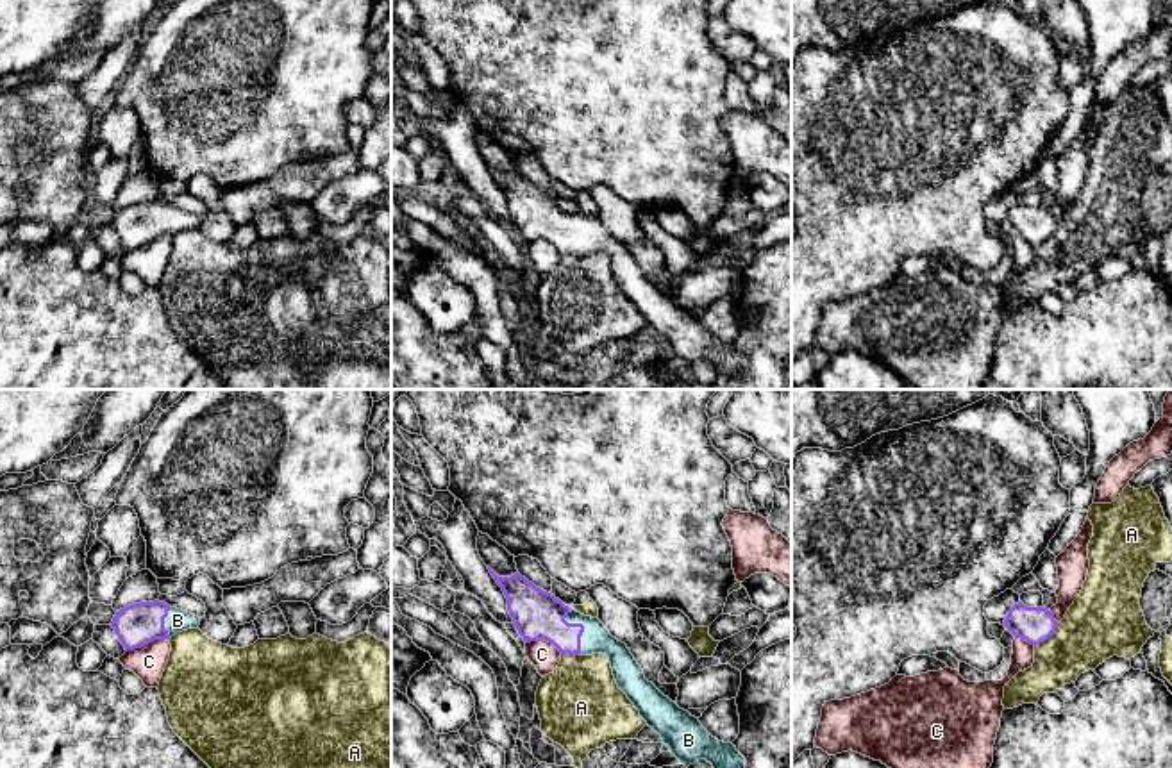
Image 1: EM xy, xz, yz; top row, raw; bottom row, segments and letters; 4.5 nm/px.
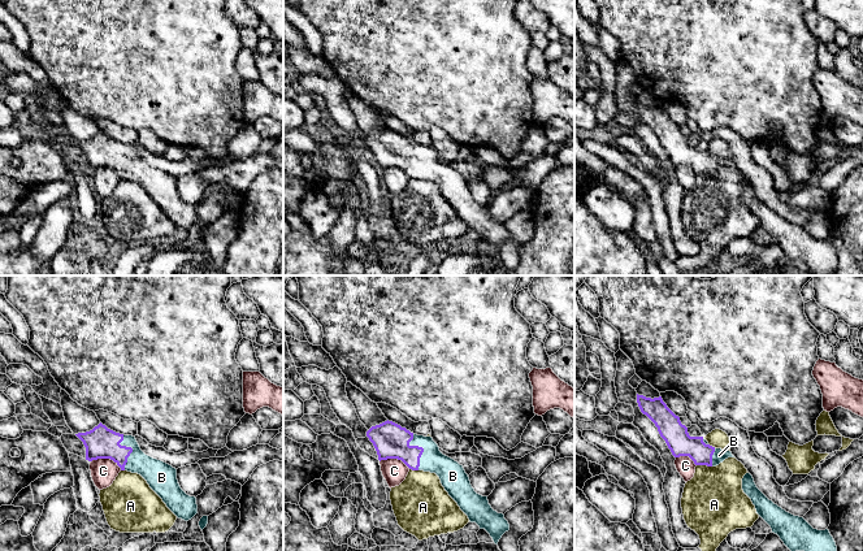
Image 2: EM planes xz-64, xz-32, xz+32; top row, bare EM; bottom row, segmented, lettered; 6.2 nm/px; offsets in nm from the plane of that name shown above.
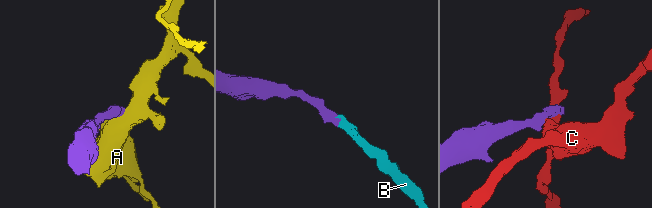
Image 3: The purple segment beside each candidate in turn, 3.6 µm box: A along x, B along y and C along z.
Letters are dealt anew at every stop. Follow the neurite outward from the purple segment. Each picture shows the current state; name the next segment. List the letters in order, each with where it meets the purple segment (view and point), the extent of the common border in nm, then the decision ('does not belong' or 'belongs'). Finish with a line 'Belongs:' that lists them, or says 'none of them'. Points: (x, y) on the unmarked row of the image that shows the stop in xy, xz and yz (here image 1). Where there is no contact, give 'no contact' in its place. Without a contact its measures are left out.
A: contact yz (1047, 238); length 150 nm; does not belong
B: contact xz (583, 225); length 220 nm; belongs
C: contact xy (147, 243); length 200 nm; does not belong
Belongs: B

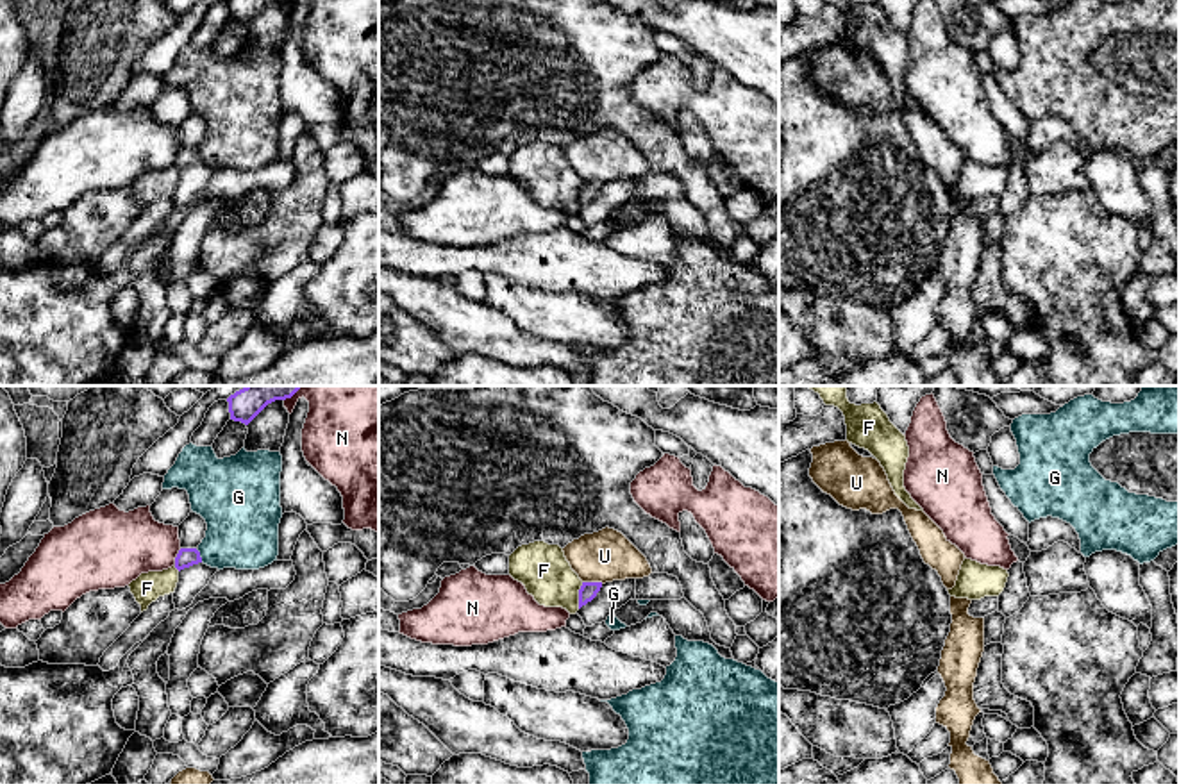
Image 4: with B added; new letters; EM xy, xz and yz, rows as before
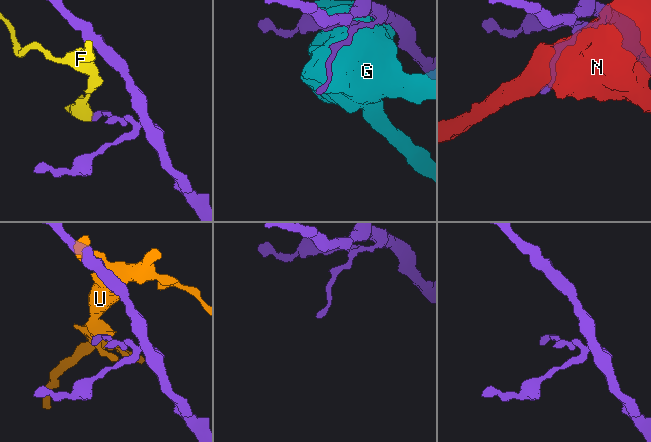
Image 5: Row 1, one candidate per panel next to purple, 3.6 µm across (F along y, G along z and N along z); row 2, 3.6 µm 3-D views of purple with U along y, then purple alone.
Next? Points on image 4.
F: contact xz (579, 195); length 120 nm; does not belong
G: contact xy (199, 156); length 70 nm; does not belong
N: contact xy (175, 158); length 90 nm; does not belong
U: contact xz (593, 183); length 100 nm; does not belong
Belongs: none of them

